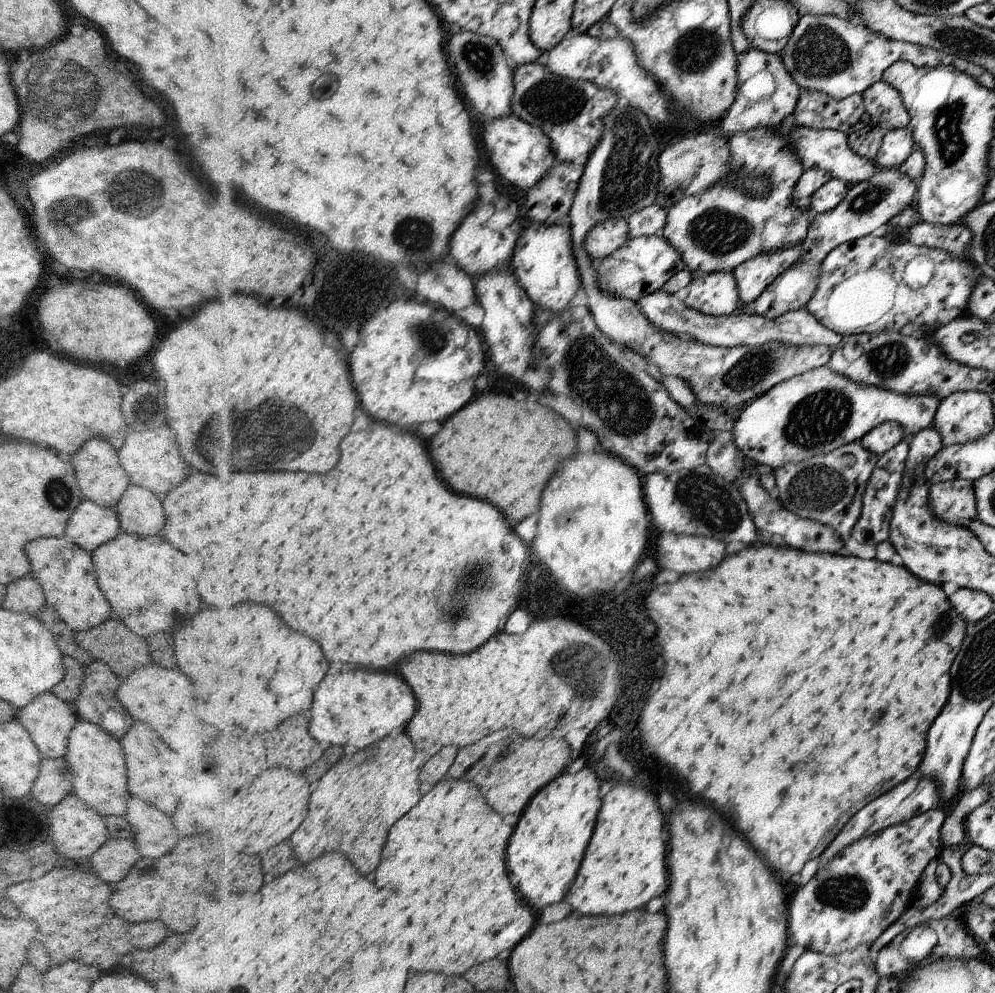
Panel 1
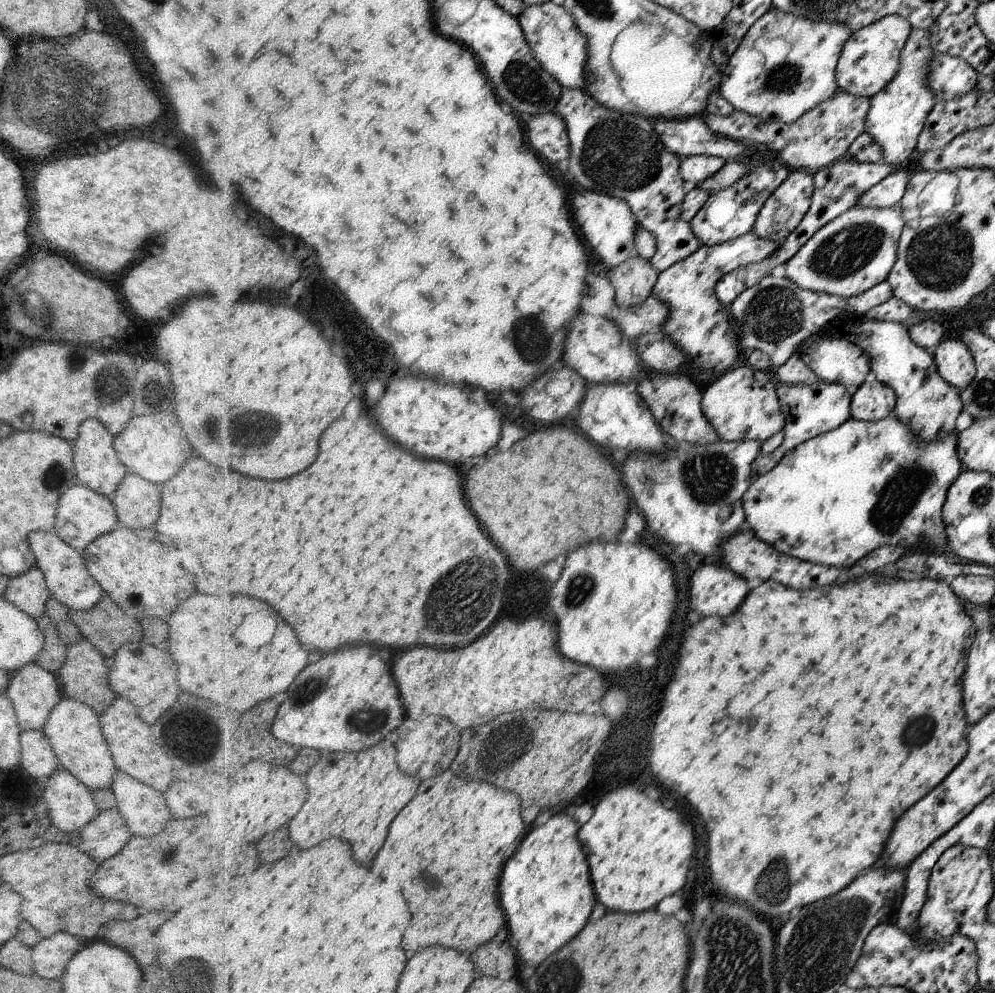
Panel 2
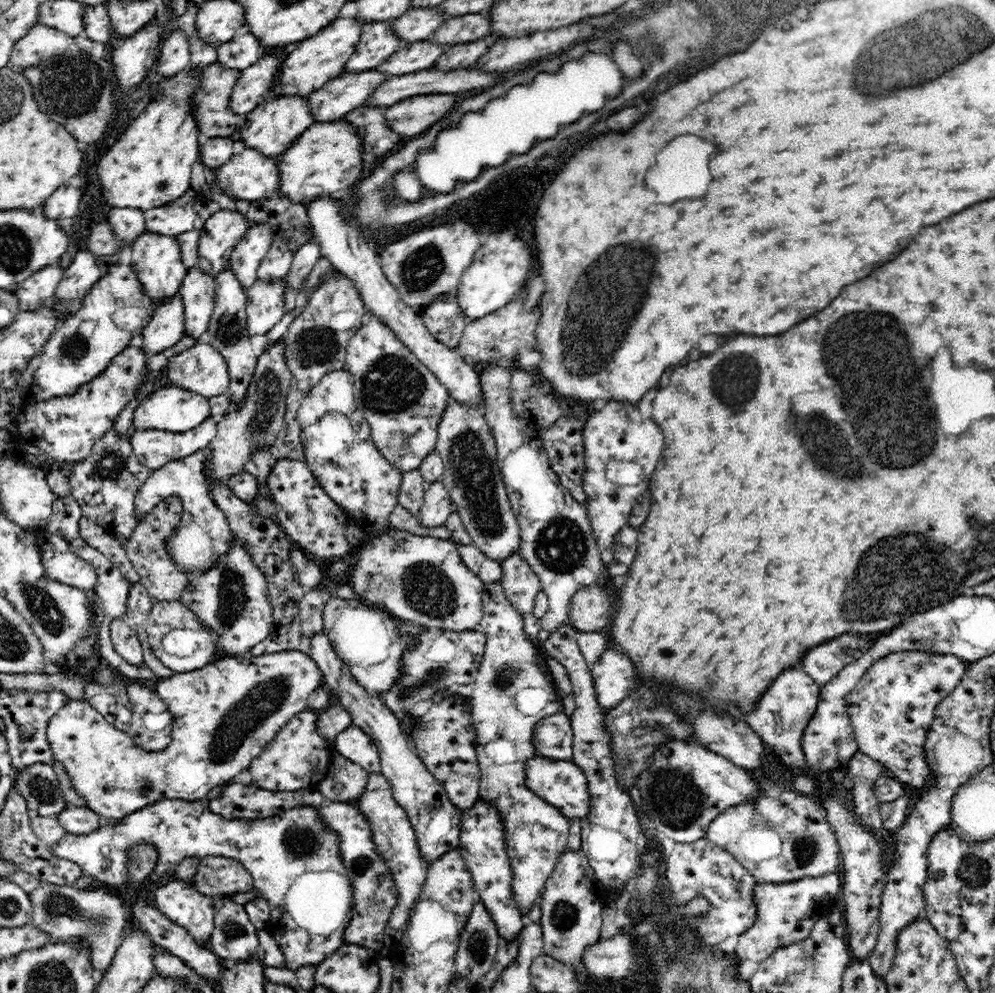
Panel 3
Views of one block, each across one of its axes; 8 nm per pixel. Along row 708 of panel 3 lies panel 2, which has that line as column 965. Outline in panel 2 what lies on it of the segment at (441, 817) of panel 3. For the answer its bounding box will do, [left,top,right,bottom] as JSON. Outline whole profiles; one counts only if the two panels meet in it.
[934,338,977,392]

